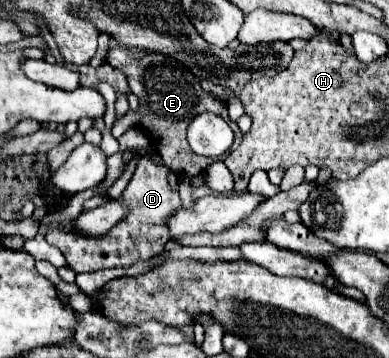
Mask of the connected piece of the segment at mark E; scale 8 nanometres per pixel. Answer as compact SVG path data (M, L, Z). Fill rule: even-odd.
M114 46L114 48L108 50L106 62L126 74L130 92L136 94L138 100L140 100L138 110L130 110L130 112L126 112L122 118L118 118L114 122L112 136L120 138L128 128L140 128L140 130L144 130L148 134L152 146L158 150L162 162L178 176L182 204L190 204L192 202L190 180L196 174L202 174L212 162L224 160L226 156L204 158L204 156L194 154L190 150L188 142L186 142L186 130L188 130L190 122L194 120L194 116L198 116L202 112L214 112L214 114L222 116L230 124L230 128L234 128L234 144L240 144L242 132L236 126L236 122L232 122L228 118L226 104L220 102L220 100L216 100L212 94L204 92L202 86L200 86L200 82L196 80L196 76L190 70L186 70L186 66L182 66L178 60L174 60L174 58L170 58L166 54L140 52L140 50L130 50L130 48Z

